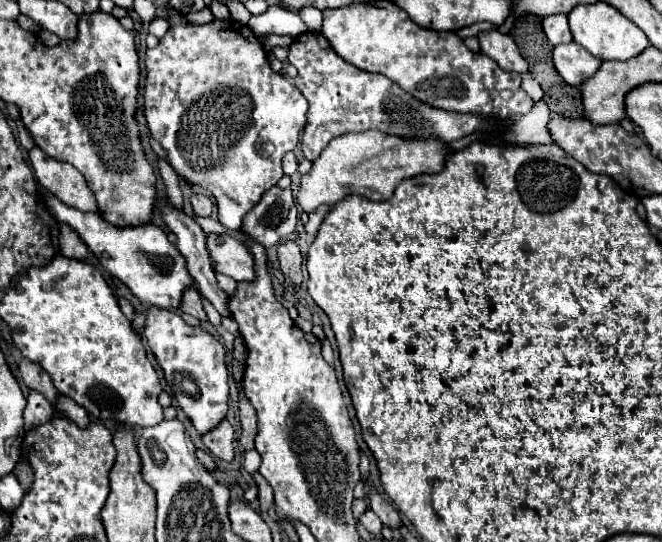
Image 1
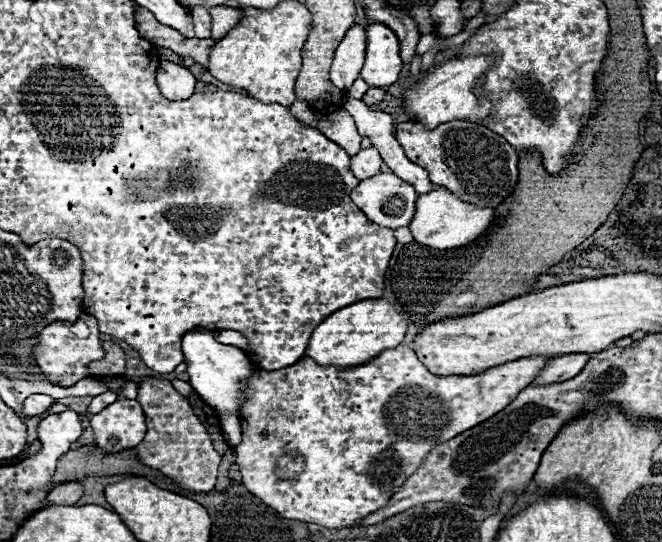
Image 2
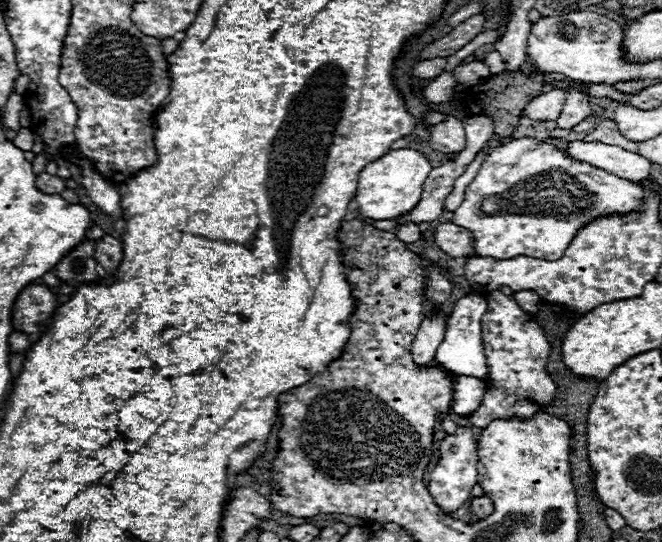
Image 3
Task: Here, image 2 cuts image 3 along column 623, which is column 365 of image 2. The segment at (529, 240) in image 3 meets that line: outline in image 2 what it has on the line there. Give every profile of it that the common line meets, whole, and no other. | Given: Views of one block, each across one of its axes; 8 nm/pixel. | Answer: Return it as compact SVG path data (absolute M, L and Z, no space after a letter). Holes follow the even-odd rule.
M378 172L366 180L360 180L360 184L350 192L350 198L368 216L368 220L372 220L378 226L396 230L396 228L408 226L412 222L418 194L410 184L406 184L392 172Z

